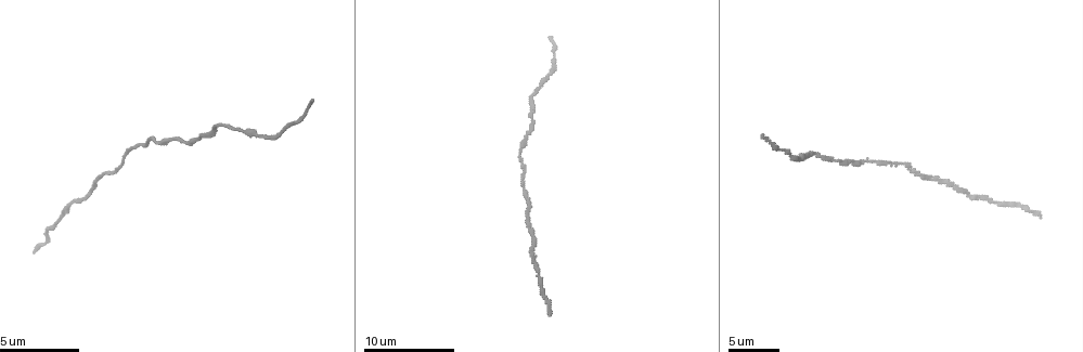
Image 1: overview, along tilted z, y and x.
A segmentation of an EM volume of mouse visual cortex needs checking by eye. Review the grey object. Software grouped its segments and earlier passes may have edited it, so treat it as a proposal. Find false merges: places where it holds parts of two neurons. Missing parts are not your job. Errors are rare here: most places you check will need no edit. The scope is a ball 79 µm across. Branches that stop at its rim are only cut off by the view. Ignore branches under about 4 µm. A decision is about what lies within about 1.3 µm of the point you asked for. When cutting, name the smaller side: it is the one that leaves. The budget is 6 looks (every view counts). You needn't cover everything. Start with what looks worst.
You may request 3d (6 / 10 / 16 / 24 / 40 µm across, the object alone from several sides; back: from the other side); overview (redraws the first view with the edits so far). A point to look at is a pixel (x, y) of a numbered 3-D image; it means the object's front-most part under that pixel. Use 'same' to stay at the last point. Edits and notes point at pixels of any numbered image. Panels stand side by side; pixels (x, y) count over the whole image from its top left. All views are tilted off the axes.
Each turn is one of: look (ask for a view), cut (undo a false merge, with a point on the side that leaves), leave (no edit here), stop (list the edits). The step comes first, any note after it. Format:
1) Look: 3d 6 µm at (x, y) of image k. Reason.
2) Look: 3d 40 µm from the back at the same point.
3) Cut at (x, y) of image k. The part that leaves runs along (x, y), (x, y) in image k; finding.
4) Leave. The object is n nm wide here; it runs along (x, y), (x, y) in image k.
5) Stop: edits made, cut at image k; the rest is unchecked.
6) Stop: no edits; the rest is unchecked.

Look: 3d 16 µm at (534, 262) of image 1. Sudden change in width.

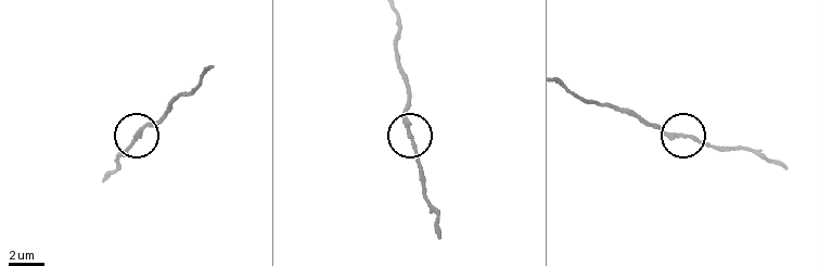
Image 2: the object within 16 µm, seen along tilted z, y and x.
Look: 3d 16 µm from the back at (682, 136) of image 2. Other side.

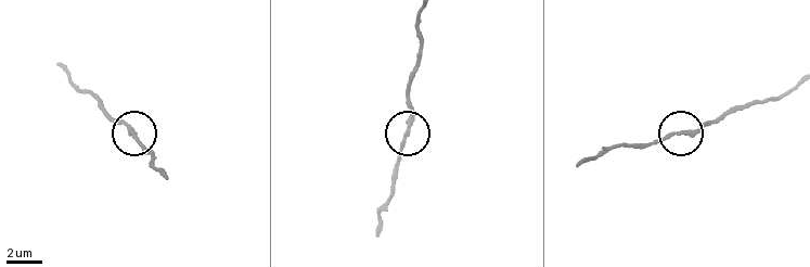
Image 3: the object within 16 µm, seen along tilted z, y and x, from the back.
Leave. It runs along (62, 64), (80, 88), (101, 100), (148, 147) in image 3; one neuron here.

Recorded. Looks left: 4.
Look: 3d 16 µm at (810, 155) of image 1.

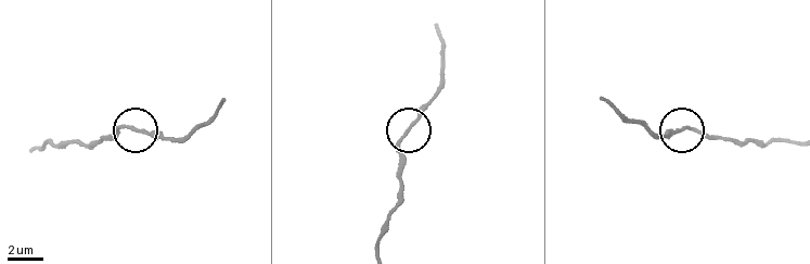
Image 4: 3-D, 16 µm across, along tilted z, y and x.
Leave. The object is 160 nm wide here; all the same neuron.

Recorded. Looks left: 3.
Look: 3d 16 µm at (152, 137) of image 1. Thick turns thin.

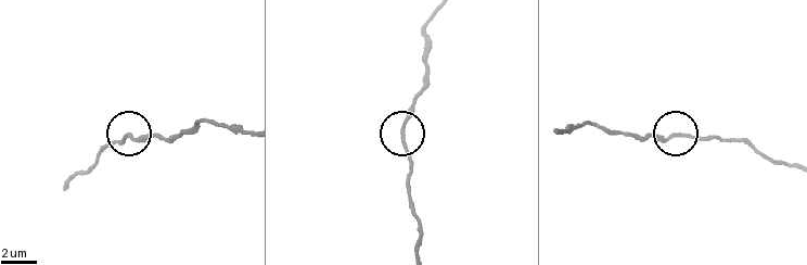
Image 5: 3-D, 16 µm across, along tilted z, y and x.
Look: 3d 6 µm at (674, 133) of image 5.

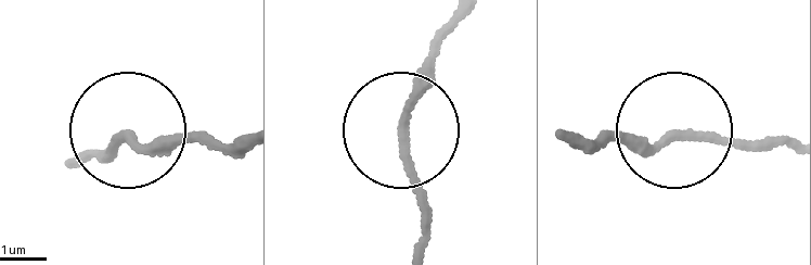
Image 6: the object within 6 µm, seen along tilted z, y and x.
Leave. It runs along (771, 140), (597, 133) in image 6; all the same neuron.

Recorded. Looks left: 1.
Stop: no edits; the rest is unchecked.

